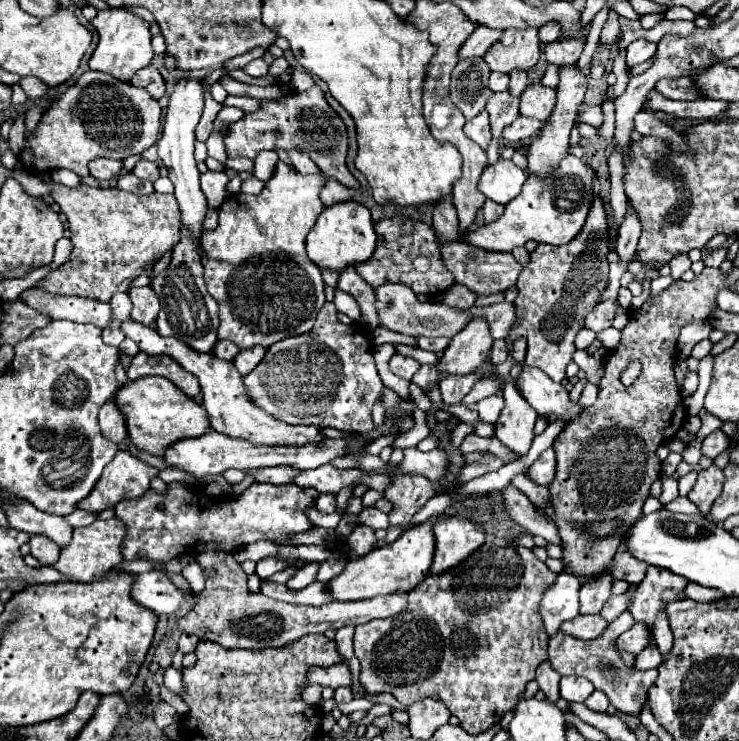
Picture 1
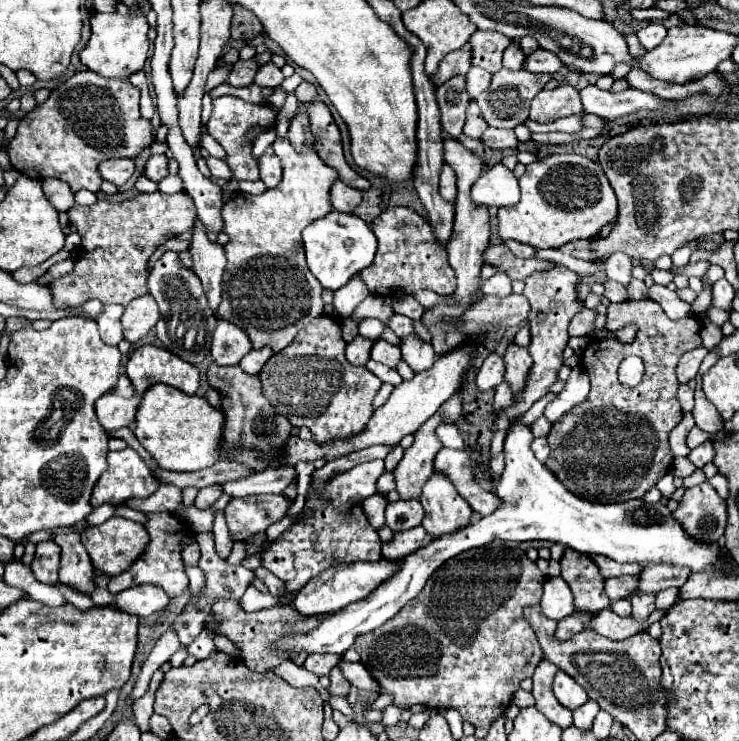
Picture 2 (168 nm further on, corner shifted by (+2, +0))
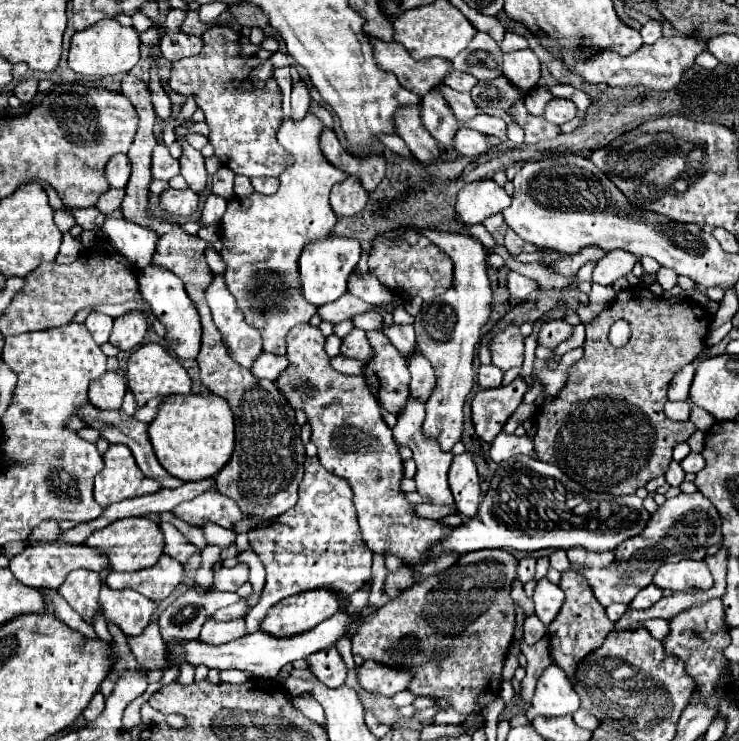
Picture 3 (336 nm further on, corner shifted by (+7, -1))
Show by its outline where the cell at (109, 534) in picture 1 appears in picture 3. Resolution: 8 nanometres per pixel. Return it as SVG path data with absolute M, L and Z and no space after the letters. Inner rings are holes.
M127 517L127 519L113 521L103 529L93 531L89 539L85 539L85 545L101 551L109 559L109 565L115 571L139 571L139 569L151 567L163 553L163 533L159 525L149 519Z

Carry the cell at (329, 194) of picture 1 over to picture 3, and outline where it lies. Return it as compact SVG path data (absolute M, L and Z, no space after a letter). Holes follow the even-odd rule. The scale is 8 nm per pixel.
M347 177L331 189L331 207L337 217L359 213L367 203L367 191L355 177Z

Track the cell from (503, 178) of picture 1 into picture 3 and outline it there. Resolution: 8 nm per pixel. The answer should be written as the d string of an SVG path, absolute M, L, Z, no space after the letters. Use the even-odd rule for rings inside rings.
M481 179L465 185L457 195L457 215L463 223L483 223L485 217L495 215L511 205L507 191L493 179Z

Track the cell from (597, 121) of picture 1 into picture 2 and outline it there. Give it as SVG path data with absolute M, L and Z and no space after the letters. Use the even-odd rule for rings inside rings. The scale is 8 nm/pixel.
M558 86L554 90L542 90L536 94L530 106L530 118L536 122L554 122L572 114L580 114L582 104L574 86Z

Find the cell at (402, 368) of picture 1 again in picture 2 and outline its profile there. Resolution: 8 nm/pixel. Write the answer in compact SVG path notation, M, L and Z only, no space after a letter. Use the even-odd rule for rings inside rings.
M380 338L380 340L376 340L376 342L372 344L370 358L376 360L376 362L386 364L386 366L390 366L390 368L396 368L402 356L400 356L400 348L398 348L398 346L392 346L392 344L388 344L386 340Z

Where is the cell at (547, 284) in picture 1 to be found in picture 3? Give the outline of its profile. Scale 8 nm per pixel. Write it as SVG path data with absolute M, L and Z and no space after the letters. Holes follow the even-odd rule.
M517 377L513 383L505 387L479 391L471 403L477 435L483 441L491 443L497 437L497 433L503 429L507 419L523 403L525 393L527 393L525 377Z

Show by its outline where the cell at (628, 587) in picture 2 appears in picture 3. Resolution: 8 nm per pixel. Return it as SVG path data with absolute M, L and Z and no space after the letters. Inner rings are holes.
M681 493L673 499L667 499L649 519L649 527L629 543L617 547L617 563L607 569L581 569L579 573L587 579L597 601L607 607L611 603L629 605L639 589L647 587L661 563L677 563L681 559L699 561L705 557L707 547L721 543L721 519L713 503L697 493Z

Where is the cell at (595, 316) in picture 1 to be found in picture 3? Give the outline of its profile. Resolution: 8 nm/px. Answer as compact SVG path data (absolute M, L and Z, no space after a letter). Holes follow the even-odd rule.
M551 321L543 325L543 329L539 331L539 345L553 349L565 339L569 339L571 333L573 333L573 325L569 325L567 321Z

